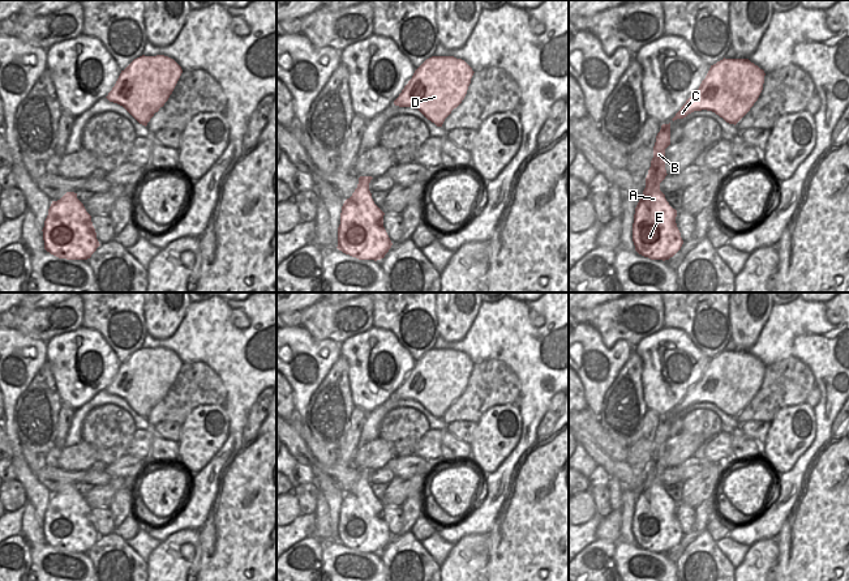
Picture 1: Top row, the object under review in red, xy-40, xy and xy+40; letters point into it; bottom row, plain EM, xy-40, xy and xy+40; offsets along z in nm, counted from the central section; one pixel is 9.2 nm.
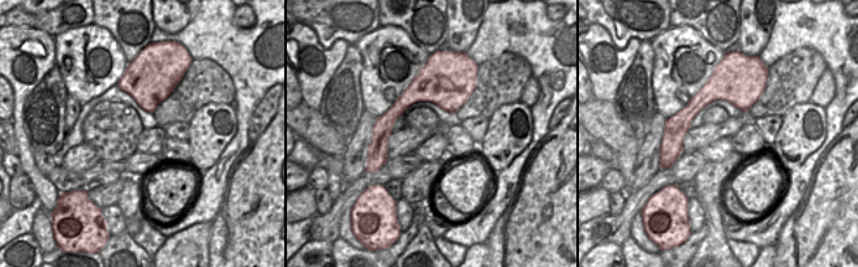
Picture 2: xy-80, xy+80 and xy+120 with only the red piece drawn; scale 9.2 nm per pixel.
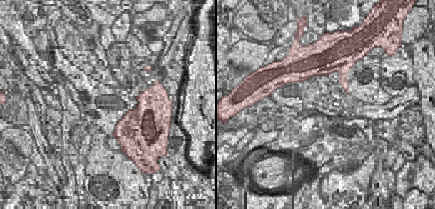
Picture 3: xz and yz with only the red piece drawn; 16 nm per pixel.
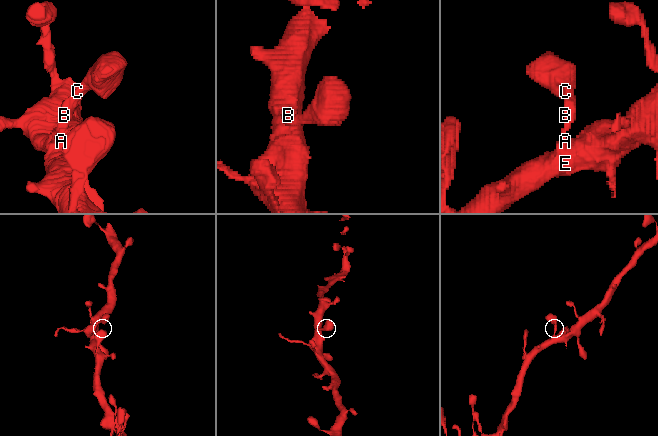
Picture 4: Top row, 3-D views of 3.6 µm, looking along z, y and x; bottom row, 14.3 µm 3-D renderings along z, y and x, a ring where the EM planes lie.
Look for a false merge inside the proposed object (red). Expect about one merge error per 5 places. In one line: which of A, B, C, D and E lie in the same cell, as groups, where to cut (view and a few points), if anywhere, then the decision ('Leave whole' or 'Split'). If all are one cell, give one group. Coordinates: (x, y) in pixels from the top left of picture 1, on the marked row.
Groups: A B C D E. No split. Leave whole.

